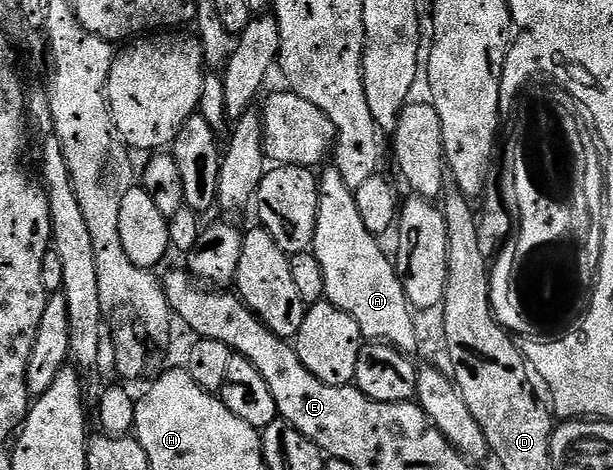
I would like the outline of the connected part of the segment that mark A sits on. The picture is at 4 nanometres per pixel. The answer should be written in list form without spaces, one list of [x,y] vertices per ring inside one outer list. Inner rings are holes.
[[[332,163],[327,164],[322,171],[318,177],[318,210],[312,251],[316,259],[320,259],[320,268],[324,270],[325,300],[340,307],[340,311],[352,315],[367,342],[392,345],[402,353],[413,354],[413,349],[418,349],[420,345],[413,327],[414,313],[409,299],[404,295],[395,262],[391,254],[389,257],[382,250],[382,245],[378,242],[381,240],[375,233],[364,227],[364,218],[356,208],[354,191],[348,187],[348,183],[344,183],[344,175],[340,175],[340,171]]]

